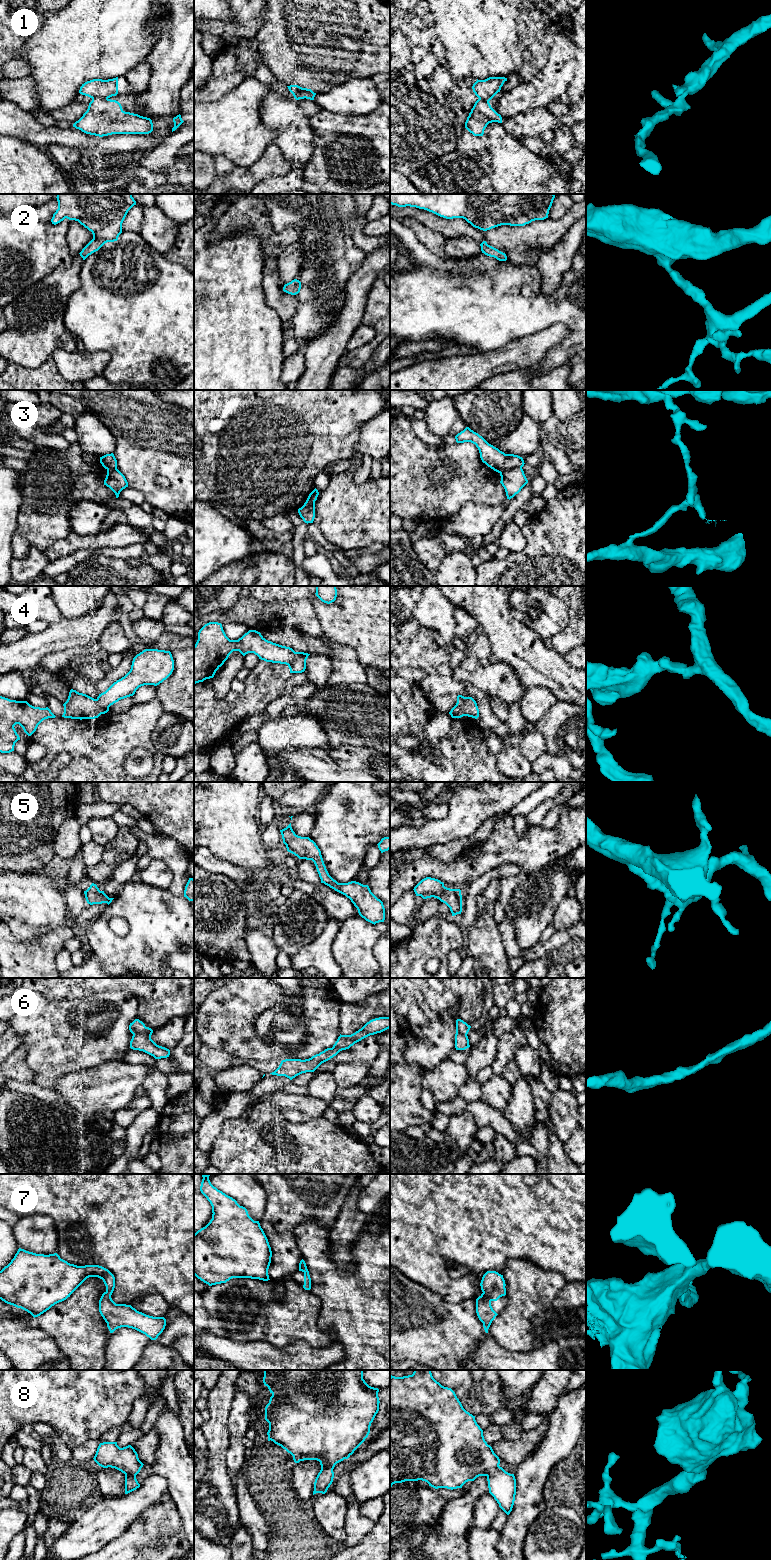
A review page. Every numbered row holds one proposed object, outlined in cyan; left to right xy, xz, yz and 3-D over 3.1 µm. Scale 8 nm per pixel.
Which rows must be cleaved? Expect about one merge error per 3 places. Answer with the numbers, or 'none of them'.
1, 3

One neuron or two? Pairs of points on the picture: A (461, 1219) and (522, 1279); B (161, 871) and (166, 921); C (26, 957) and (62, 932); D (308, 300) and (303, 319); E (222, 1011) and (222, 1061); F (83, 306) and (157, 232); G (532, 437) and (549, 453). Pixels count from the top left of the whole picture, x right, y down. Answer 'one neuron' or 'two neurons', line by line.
A: two neurons
B: two neurons
C: one neuron
D: one neuron
E: two neurons
F: two neurons
G: one neuron

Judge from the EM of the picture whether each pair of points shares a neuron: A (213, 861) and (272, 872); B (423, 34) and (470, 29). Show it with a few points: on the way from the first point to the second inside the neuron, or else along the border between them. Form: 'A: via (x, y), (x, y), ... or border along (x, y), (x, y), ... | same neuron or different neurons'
A: via (228, 869), (239, 875), (257, 875) | same neuron
B: border along (430, 26), (438, 38) | different neurons

